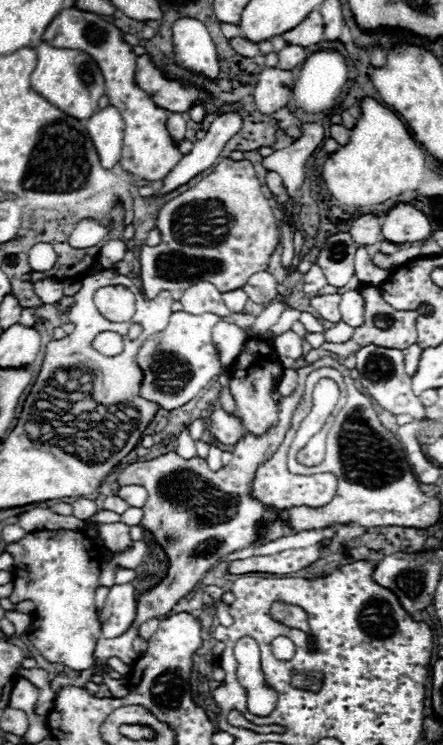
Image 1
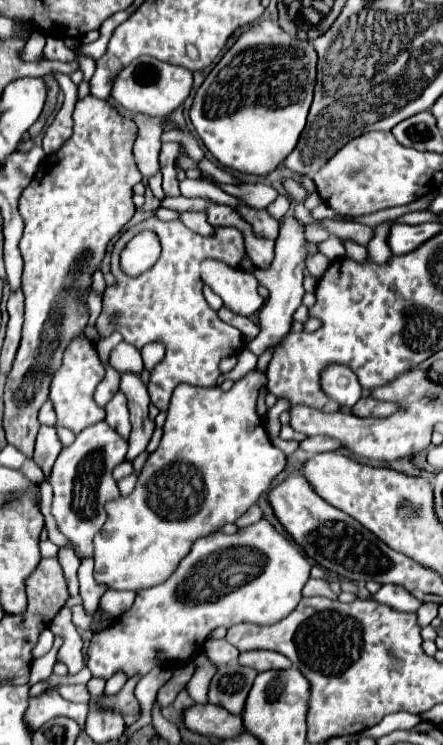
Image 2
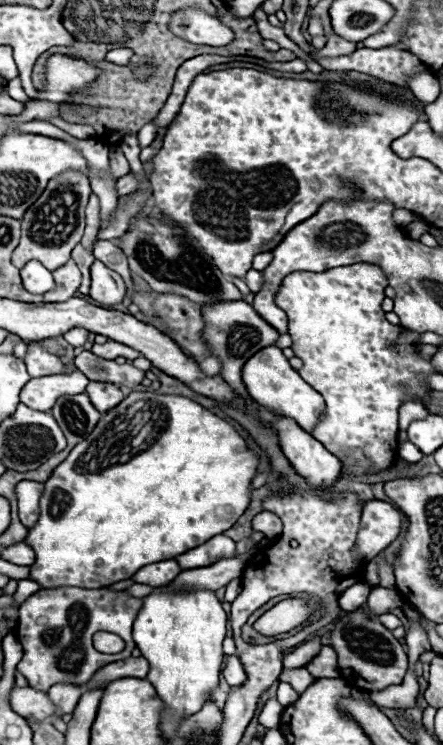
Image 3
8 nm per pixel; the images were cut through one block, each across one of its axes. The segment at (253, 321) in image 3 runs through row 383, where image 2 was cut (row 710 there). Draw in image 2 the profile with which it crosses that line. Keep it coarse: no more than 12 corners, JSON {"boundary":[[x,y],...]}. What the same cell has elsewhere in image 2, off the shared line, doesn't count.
{"boundary":[[220,666],[210,682],[210,704],[240,716],[256,672]]}

